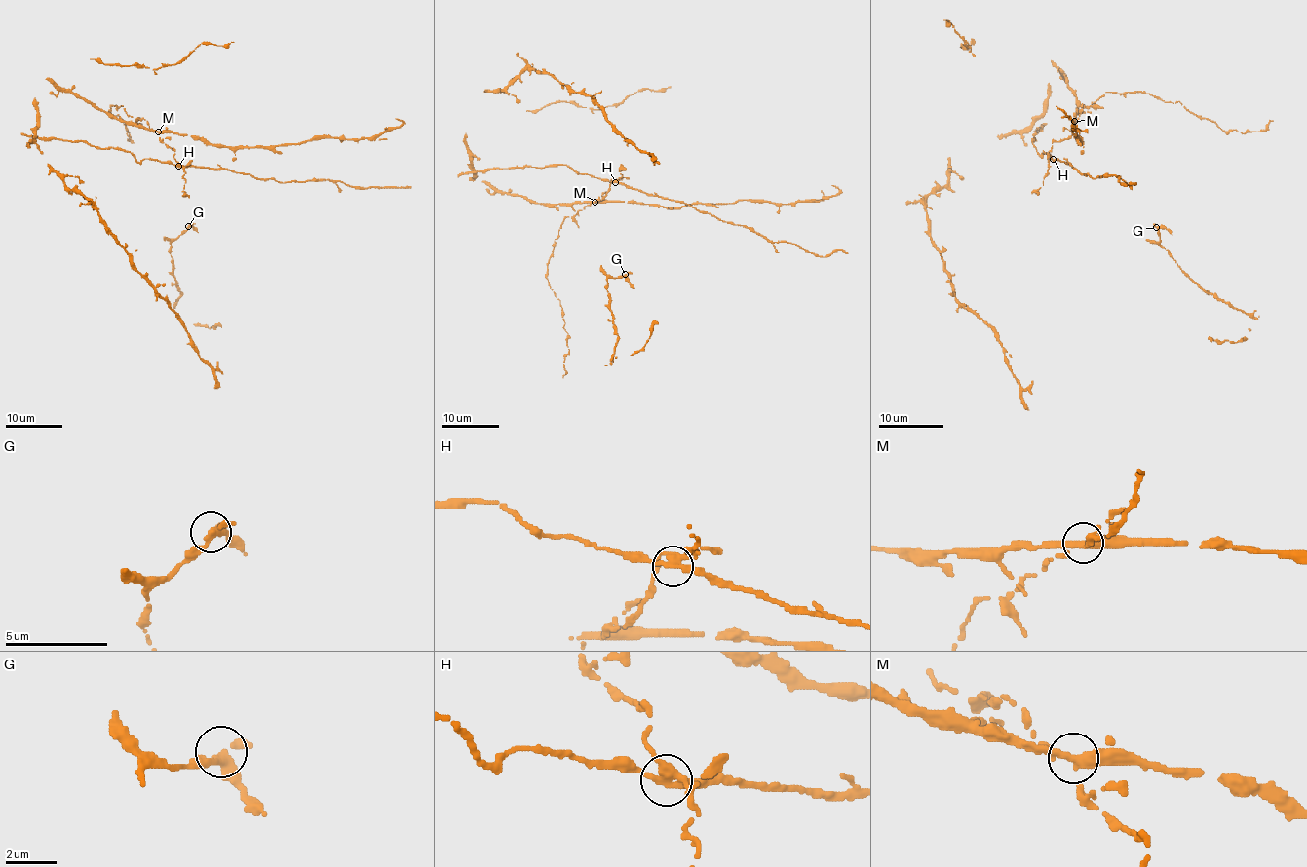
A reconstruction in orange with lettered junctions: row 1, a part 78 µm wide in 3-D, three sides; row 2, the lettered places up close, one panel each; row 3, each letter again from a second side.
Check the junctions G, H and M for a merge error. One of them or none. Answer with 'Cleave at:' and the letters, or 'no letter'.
Cleave at: H

